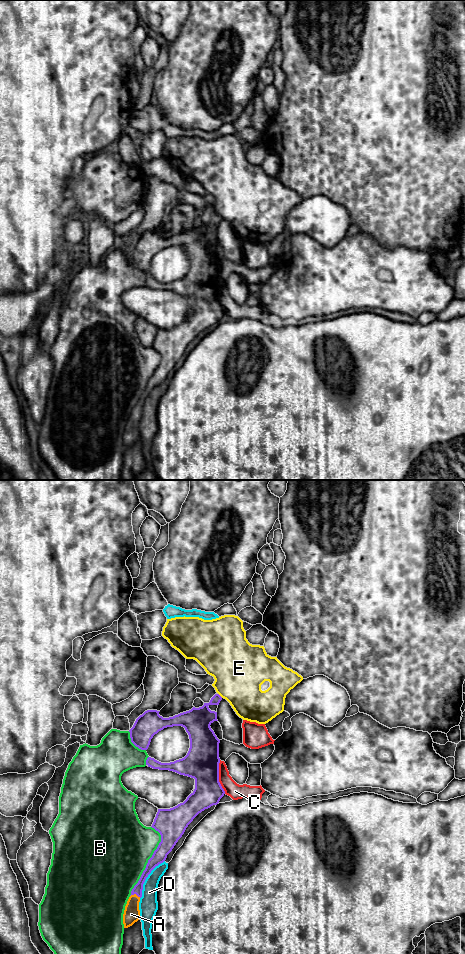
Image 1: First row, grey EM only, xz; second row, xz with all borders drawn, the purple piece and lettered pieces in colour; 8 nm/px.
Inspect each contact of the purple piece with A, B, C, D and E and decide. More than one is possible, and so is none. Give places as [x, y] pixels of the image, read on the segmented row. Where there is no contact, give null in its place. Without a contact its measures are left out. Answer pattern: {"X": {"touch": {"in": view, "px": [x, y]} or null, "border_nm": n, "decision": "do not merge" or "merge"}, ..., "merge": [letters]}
{"A": {"touch": {"in": "xz", "px": [135, 893]}, "border_nm": 90, "decision": "merge"}, "B": {"touch": {"in": "xz", "px": [148, 860]}, "border_nm": 600, "decision": "do not merge"}, "C": {"touch": {"in": "xz", "px": [218, 777]}, "border_nm": 280, "decision": "do not merge"}, "D": {"touch": {"in": "xz", "px": [146, 877]}, "border_nm": 360, "decision": "do not merge"}, "E": {"touch": {"in": "xz", "px": [219, 695]}, "border_nm": 50, "decision": "do not merge"}, "merge": ["A"]}

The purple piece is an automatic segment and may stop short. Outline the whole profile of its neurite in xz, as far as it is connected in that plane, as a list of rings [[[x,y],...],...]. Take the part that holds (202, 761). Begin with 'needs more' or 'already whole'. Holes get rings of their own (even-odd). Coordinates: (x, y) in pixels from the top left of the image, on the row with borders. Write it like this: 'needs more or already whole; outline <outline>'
needs more; outline [[[215,694],[211,698],[210,702],[204,703],[202,707],[193,707],[189,711],[169,718],[163,718],[160,716],[160,711],[147,710],[136,719],[133,727],[129,730],[131,742],[139,749],[147,750],[151,739],[159,731],[163,730],[164,728],[173,726],[184,727],[190,739],[190,748],[187,755],[182,759],[170,763],[161,763],[154,758],[148,757],[146,760],[146,765],[153,769],[169,770],[180,775],[194,778],[195,789],[183,803],[180,803],[170,809],[158,809],[151,827],[160,833],[161,842],[159,843],[157,849],[154,851],[152,857],[148,860],[146,868],[143,871],[138,883],[131,891],[131,896],[127,901],[123,914],[124,928],[132,926],[140,919],[139,902],[140,898],[142,897],[143,884],[151,871],[166,860],[167,855],[172,851],[193,819],[205,809],[208,809],[213,805],[217,805],[225,794],[225,791],[219,782],[220,740],[217,738],[214,731],[210,727],[214,721],[218,721],[217,712],[211,711],[208,707],[209,705],[219,705],[221,700],[222,697],[219,694]]]

